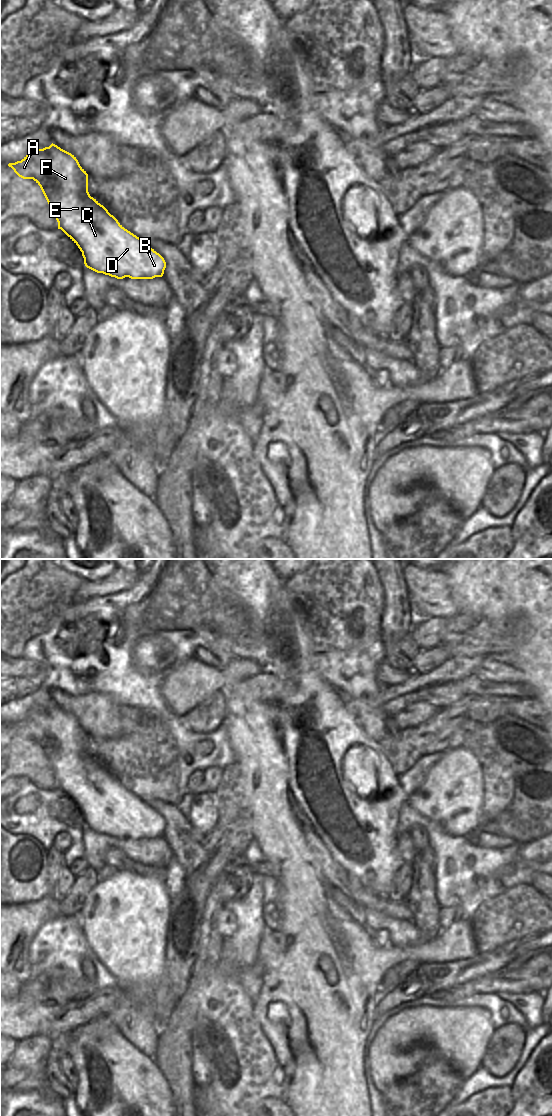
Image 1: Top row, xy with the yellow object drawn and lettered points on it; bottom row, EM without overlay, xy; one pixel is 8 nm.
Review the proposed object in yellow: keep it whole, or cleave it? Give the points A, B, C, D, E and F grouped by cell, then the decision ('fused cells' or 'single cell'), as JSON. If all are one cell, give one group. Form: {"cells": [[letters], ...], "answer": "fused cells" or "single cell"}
{"cells": [["A", "B", "C", "D", "E", "F"]], "answer": "single cell"}

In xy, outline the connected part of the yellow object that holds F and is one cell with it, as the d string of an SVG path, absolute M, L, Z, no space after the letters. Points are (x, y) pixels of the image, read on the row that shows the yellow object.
M55 144L37 149L21 161L9 163L23 179L33 179L41 188L61 229L80 249L87 268L123 279L153 279L162 277L164 258L141 238L125 229L108 210L88 192L88 174L71 153Z

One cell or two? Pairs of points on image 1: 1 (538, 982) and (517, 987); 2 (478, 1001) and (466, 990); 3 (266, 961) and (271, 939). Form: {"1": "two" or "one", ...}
{"1": "one", "2": "two", "3": "one"}

